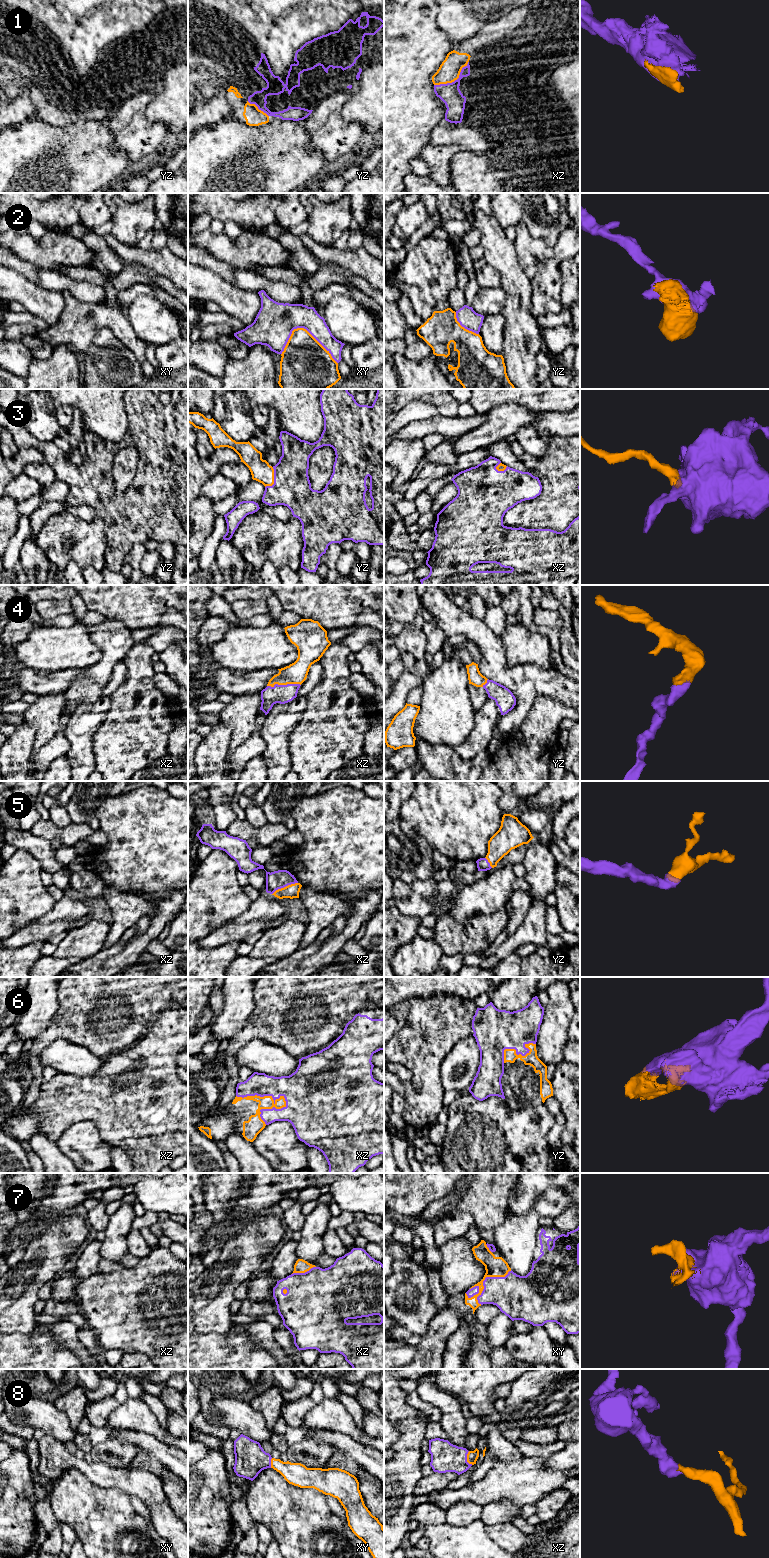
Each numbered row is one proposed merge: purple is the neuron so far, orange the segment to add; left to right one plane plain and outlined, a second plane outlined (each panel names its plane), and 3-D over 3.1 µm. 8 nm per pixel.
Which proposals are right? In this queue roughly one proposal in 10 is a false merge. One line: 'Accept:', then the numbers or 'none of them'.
Accept: 1, 3, 4, 5, 6, 7, 8

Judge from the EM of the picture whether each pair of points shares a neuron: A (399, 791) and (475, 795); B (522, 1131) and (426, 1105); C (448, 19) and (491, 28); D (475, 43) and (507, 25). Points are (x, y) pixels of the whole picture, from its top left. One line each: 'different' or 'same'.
A: different
B: different
C: different
D: same

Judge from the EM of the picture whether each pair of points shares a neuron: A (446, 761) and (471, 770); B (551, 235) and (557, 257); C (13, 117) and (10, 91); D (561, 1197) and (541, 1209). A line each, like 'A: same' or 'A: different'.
A: same
B: different
C: same
D: same

